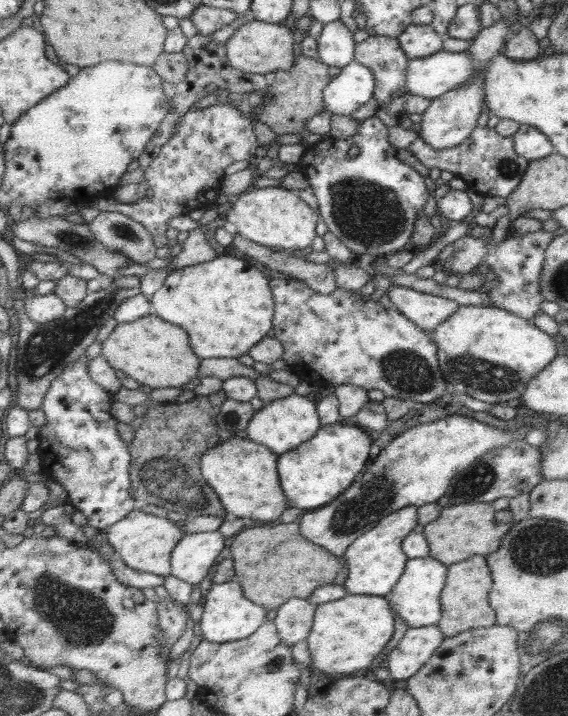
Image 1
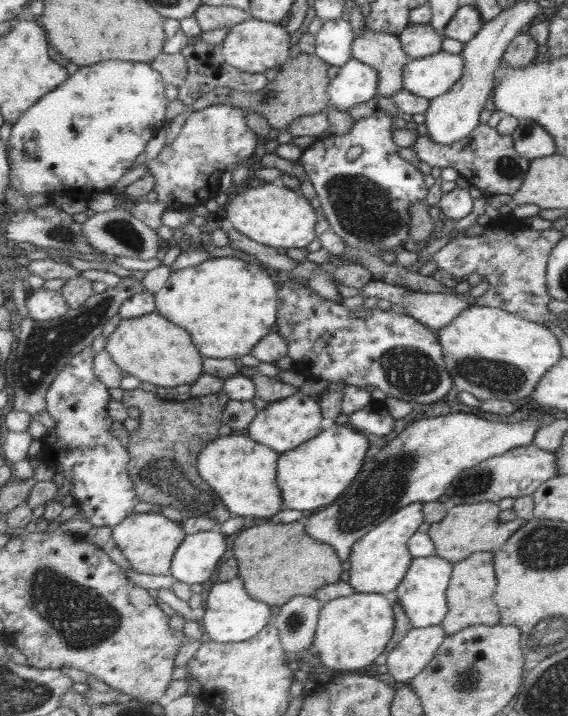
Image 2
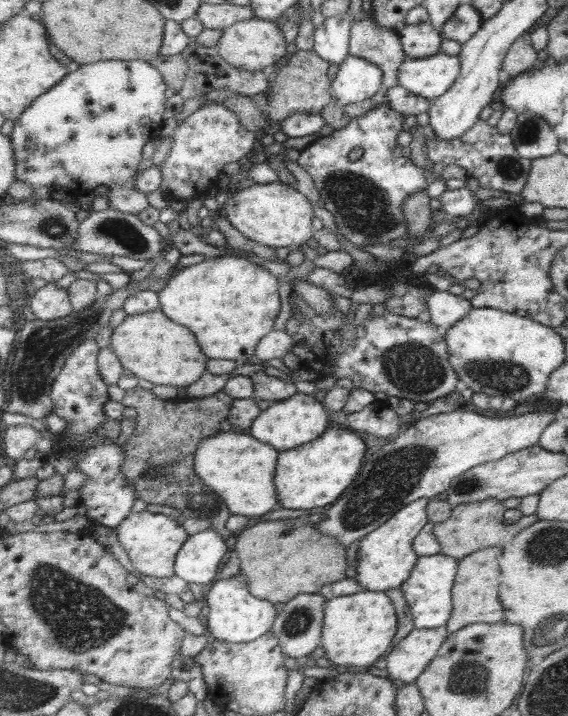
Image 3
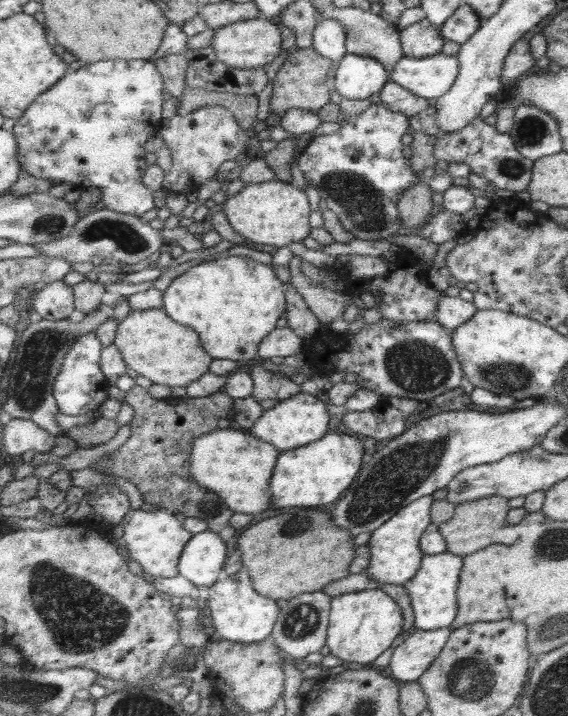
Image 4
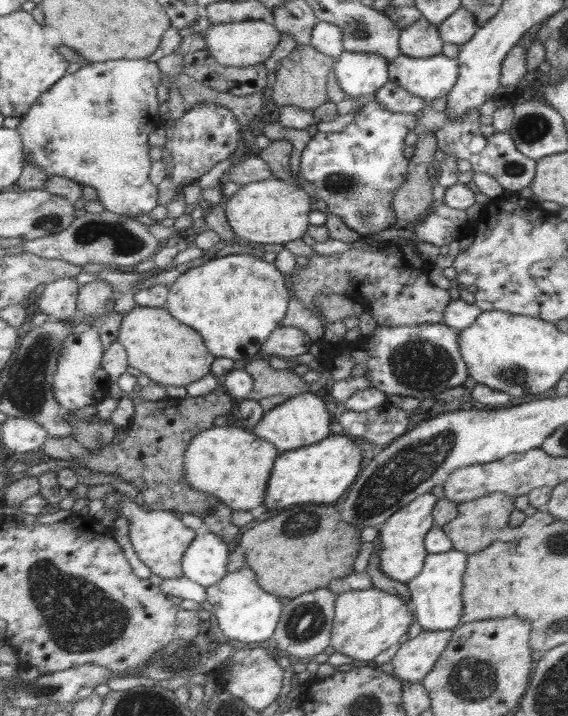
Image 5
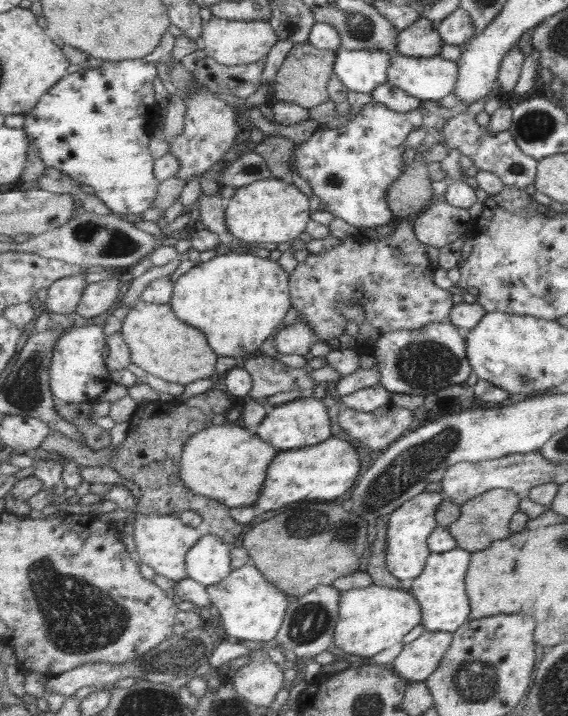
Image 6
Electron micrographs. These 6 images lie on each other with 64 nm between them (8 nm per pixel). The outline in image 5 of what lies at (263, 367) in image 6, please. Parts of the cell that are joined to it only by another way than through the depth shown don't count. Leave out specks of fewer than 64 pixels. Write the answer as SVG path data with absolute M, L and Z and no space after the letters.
M258 356L242 364L242 367L253 376L254 388L248 398L256 401L279 394L294 397L306 393L311 386L311 383L303 382L302 375L291 373L287 369L271 368L267 357Z

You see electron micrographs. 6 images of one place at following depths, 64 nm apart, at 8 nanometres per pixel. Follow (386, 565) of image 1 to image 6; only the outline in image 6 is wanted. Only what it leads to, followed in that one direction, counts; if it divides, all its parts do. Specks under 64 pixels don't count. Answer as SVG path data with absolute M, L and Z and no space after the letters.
M425 491L416 498L408 500L390 515L387 535L388 549L386 550L387 566L393 576L406 584L423 574L428 558L433 554L428 540L439 525L436 512L445 498L443 492Z

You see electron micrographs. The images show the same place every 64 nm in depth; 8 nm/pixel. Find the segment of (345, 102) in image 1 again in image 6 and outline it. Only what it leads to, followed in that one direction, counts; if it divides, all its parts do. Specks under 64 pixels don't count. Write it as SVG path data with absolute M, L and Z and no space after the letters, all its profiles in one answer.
M339 50L334 72L349 88L349 91L372 94L376 88L388 82L388 68L393 54L384 50Z

